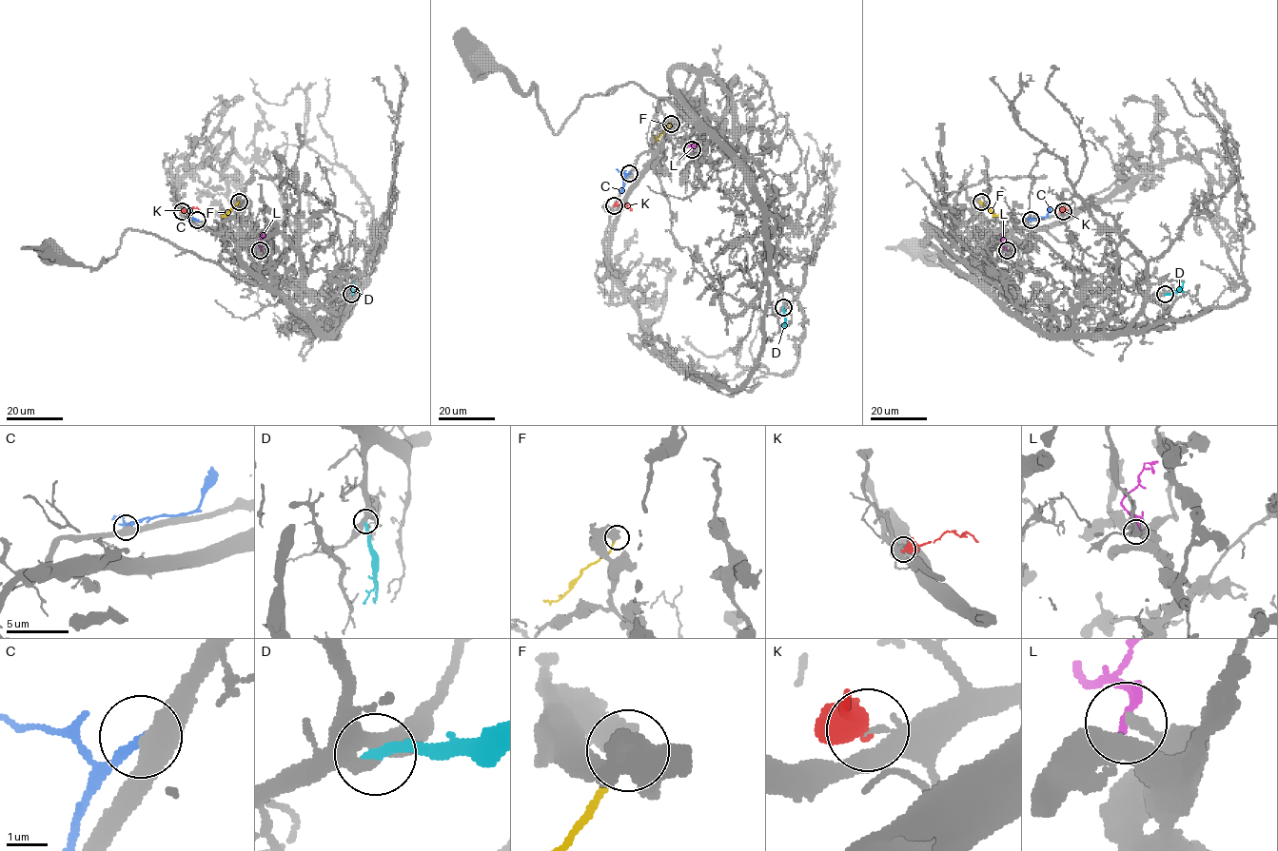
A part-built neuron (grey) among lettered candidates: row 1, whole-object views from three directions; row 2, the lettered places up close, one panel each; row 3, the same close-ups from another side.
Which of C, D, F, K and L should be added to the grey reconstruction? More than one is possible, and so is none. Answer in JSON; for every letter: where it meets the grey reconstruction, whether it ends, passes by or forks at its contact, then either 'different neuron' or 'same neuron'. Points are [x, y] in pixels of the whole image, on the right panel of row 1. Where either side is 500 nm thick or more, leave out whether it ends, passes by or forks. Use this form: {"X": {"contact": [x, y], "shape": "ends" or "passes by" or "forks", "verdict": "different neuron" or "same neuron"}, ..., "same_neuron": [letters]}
{"C": {"contact": [1031, 220], "shape": "ends", "verdict": "different neuron"}, "D": {"contact": [1165, 294], "shape": "ends", "verdict": "same neuron"}, "F": {"contact": [981, 202], "verdict": "different neuron"}, "K": {"contact": [1063, 211], "shape": "ends", "verdict": "different neuron"}, "L": {"contact": [1007, 250], "shape": "ends", "verdict": "different neuron"}, "same_neuron": ["D"]}

